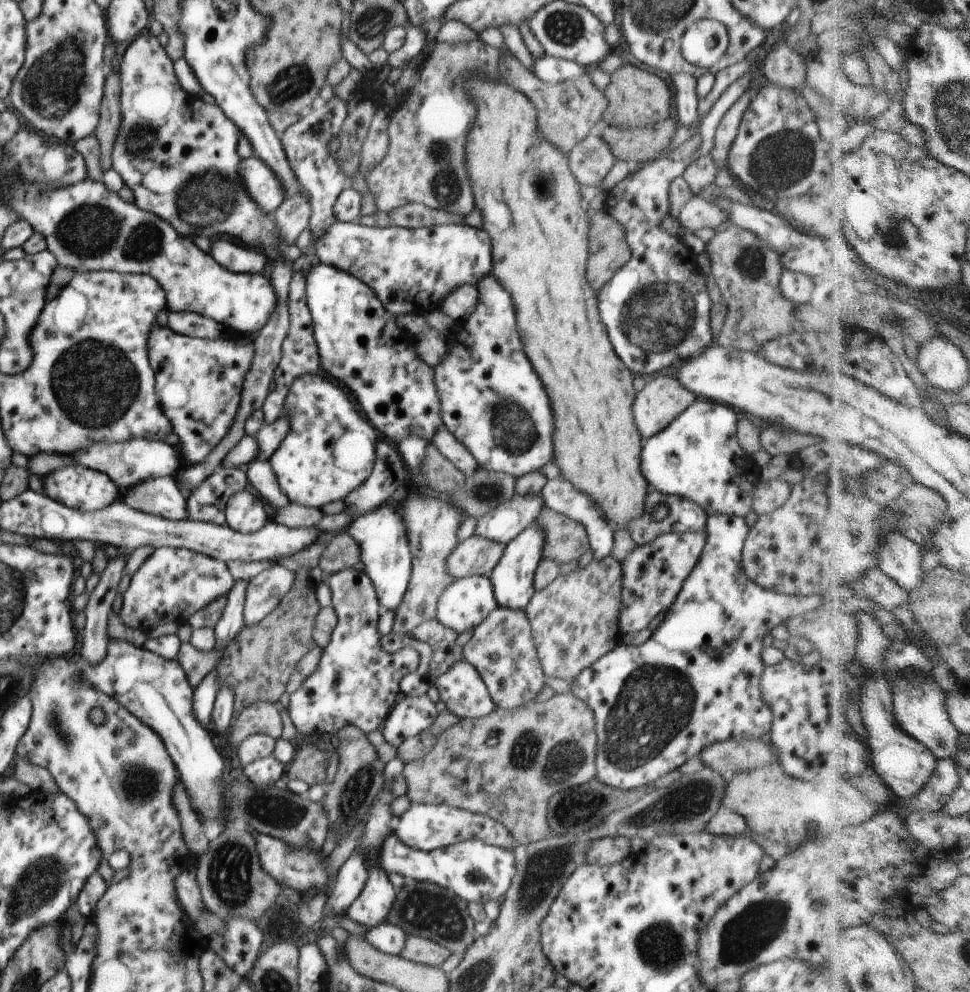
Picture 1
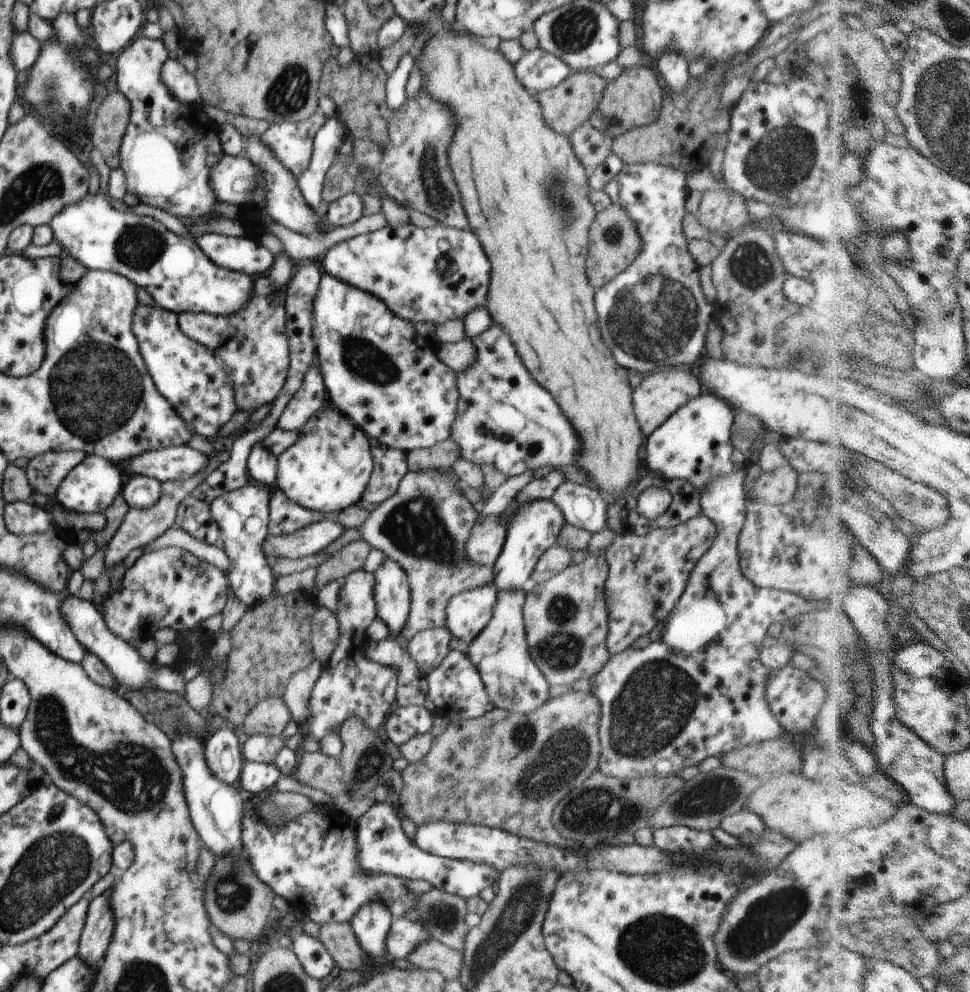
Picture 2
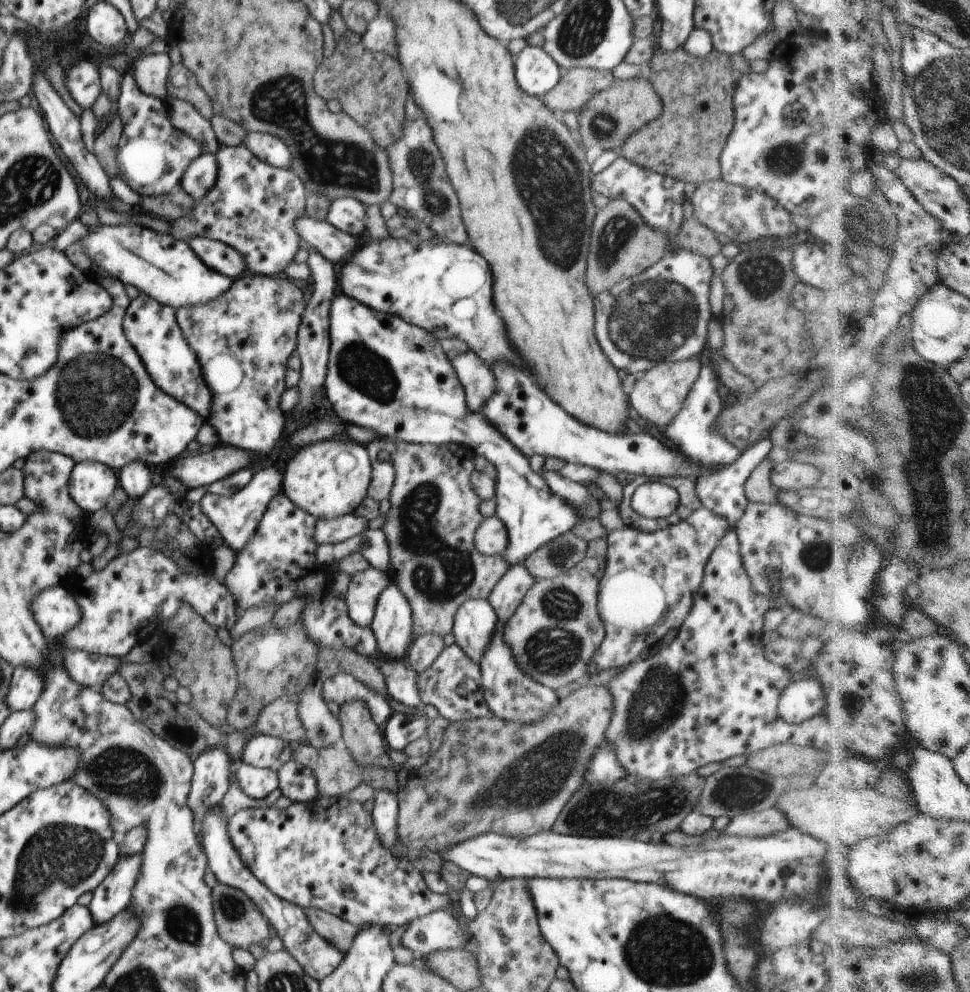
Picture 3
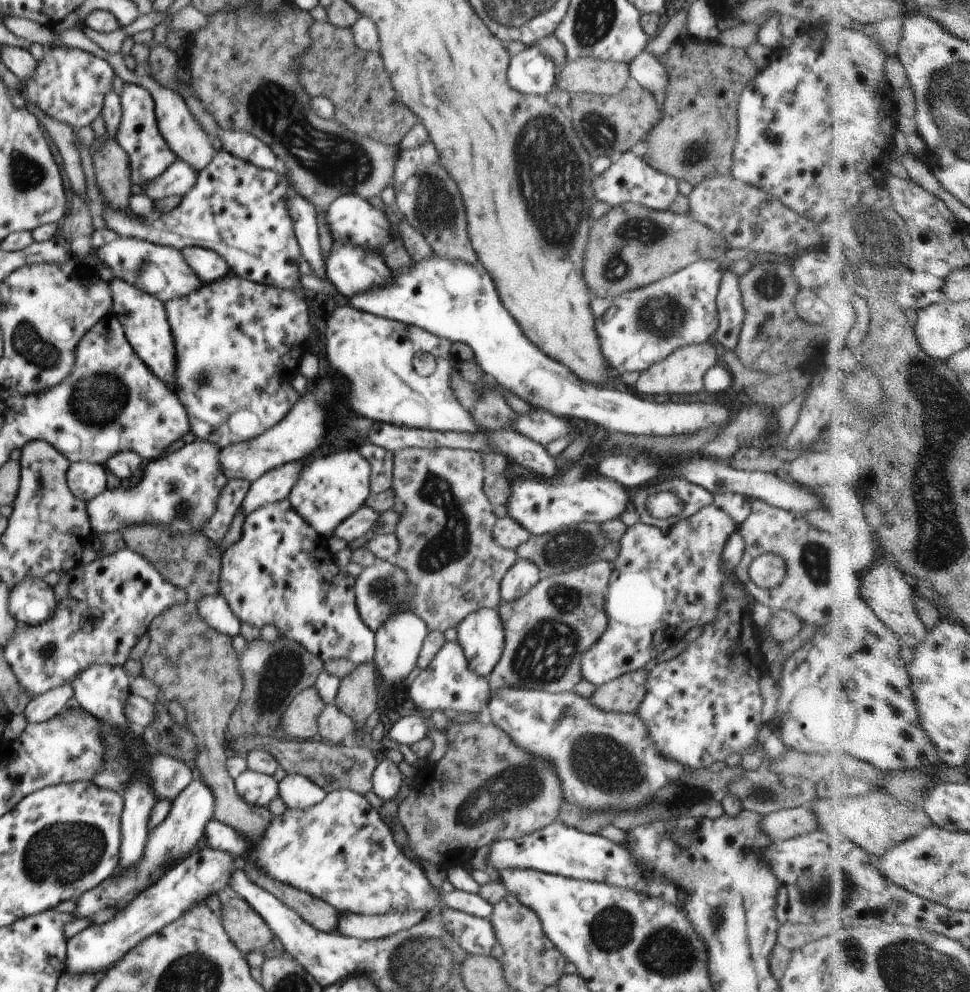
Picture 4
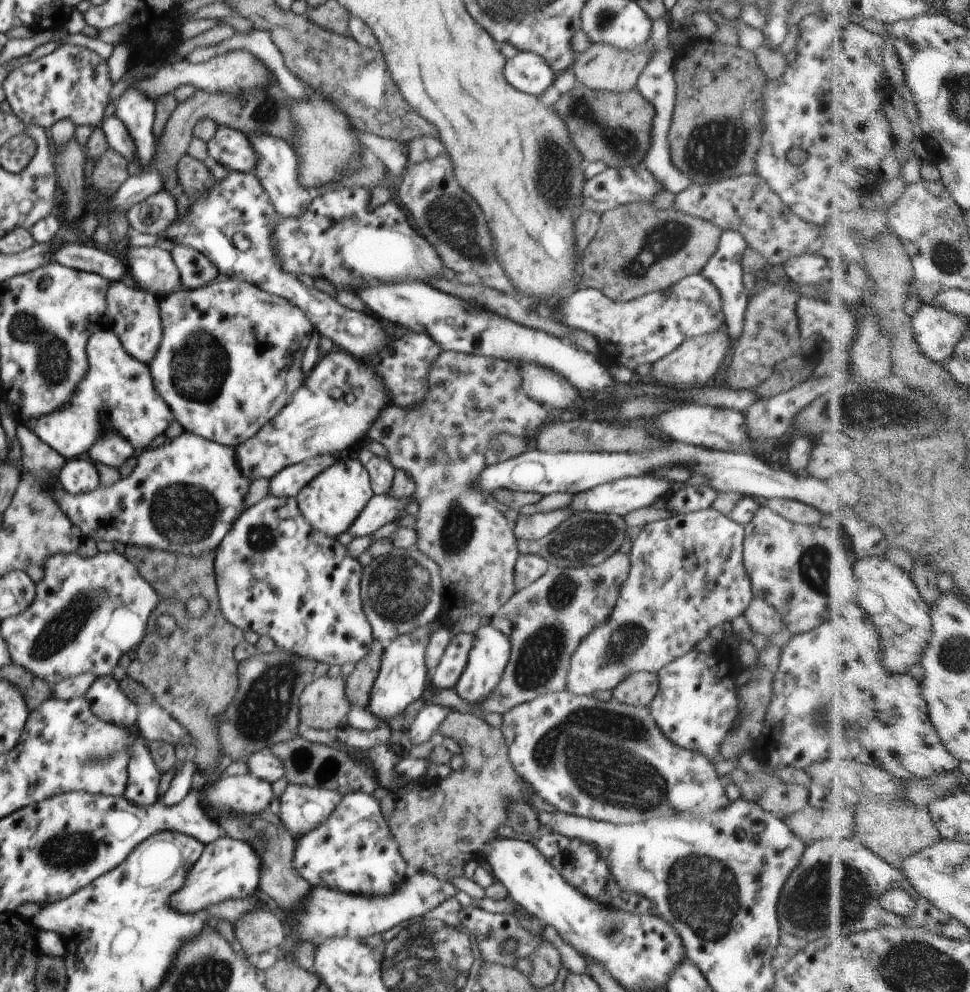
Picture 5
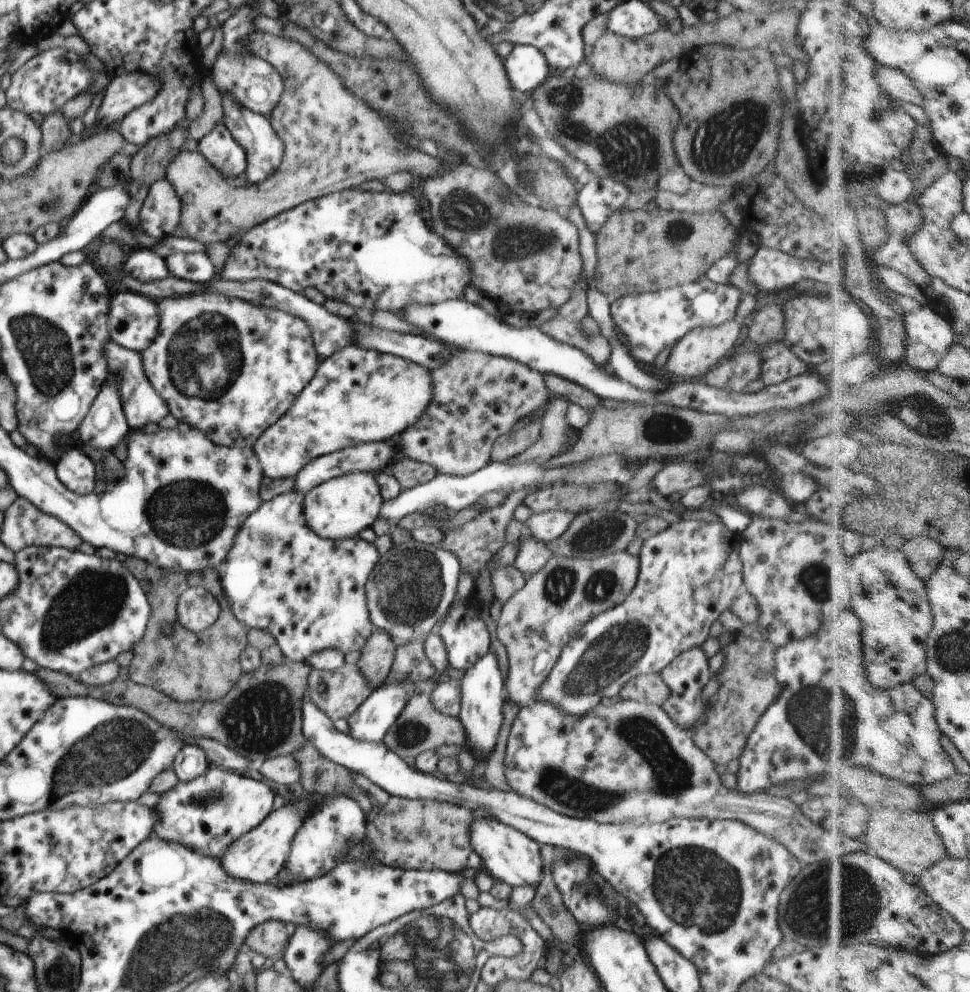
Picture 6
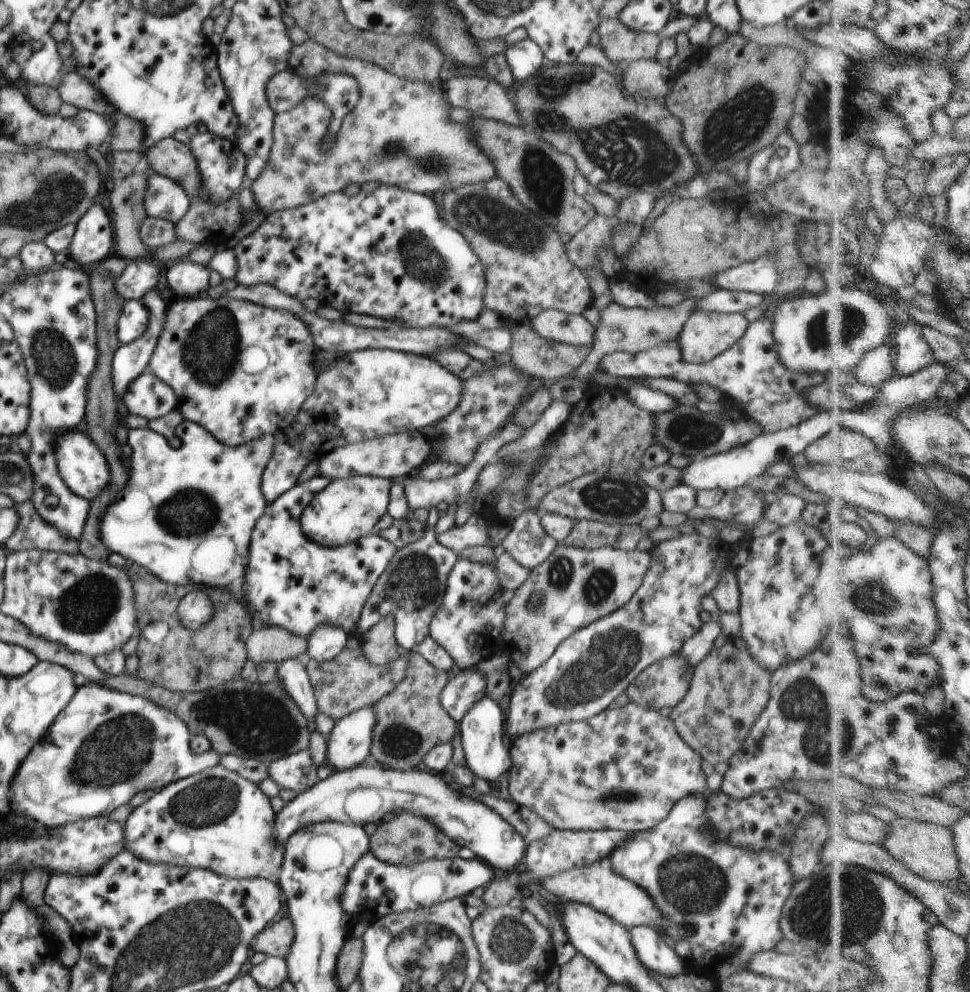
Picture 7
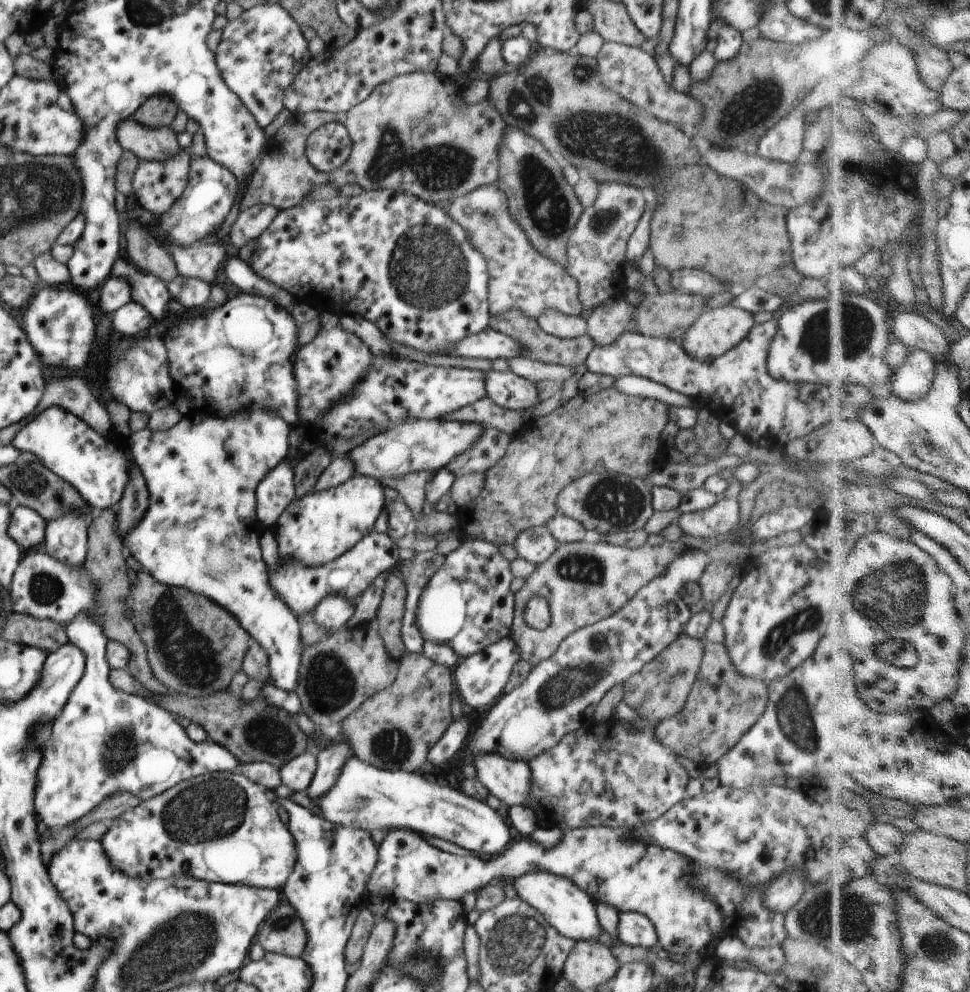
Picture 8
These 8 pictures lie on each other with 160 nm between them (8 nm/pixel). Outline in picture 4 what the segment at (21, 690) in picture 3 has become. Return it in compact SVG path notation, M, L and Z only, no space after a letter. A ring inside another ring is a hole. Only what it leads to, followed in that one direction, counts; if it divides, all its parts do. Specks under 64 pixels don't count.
M127 548L110 556L100 556L91 564L78 564L74 569L65 571L52 590L56 594L56 610L50 620L38 626L20 623L18 632L14 632L2 653L18 680L18 686L31 697L71 684L78 672L84 672L90 664L123 666L132 649L147 633L150 624L168 608L186 601L184 590L164 580L150 559ZM222 594L202 596L197 603L199 617L214 630L230 638L240 633L242 623L230 609Z

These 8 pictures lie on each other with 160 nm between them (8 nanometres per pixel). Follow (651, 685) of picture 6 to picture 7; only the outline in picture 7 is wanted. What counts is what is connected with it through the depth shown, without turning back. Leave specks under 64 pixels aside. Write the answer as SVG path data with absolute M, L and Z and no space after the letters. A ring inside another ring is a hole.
M678 653L646 667L627 688L632 703L657 710L676 706L687 694L693 668Z

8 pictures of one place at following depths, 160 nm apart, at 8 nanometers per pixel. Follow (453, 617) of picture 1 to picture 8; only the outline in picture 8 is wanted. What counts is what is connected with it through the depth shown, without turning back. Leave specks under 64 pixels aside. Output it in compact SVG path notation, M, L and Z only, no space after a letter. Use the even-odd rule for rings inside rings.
M481 753L472 758L477 779L506 806L528 806L532 771L524 761L510 760L498 753Z

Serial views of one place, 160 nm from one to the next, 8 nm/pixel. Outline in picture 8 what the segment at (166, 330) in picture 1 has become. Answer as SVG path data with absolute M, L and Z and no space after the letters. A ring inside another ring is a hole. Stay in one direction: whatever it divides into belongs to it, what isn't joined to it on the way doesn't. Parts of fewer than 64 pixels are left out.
M130 301L111 315L111 326L127 337L144 335L153 325L153 316L136 301Z

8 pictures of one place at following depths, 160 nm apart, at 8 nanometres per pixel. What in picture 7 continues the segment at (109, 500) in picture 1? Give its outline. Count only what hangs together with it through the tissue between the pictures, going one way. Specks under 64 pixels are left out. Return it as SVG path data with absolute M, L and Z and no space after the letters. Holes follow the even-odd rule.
M77 429L58 435L54 452L60 476L74 494L93 501L109 485L111 472L106 457L86 432Z

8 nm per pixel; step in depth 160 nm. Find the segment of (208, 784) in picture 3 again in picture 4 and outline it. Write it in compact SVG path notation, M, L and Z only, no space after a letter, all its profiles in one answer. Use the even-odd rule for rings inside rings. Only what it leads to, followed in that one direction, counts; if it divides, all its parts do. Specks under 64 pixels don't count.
M202 778L194 780L174 799L164 821L149 832L144 858L140 860L140 864L134 870L124 872L122 876L111 875L98 887L84 892L80 898L76 899L76 910L72 914L76 919L90 918L93 924L105 924L108 920L112 920L140 892L155 884L165 874L164 870L168 870L170 862L182 860L186 854L190 854L196 848L198 840L204 835L206 824L210 824L215 818L214 806L216 806L216 798L210 786Z

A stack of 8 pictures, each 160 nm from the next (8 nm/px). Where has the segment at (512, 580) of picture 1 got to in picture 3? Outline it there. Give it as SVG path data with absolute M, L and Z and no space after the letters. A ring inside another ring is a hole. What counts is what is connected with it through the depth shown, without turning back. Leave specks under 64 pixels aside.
M344 294L335 296L332 299L329 308L329 359L327 362L327 373L325 376L325 394L332 403L332 406L338 414L340 414L340 420L342 422L354 423L360 427L367 428L367 431L374 431L375 435L380 435L382 440L392 440L392 442L404 442L404 443L418 443L426 444L430 443L433 445L445 445L448 443L455 442L456 444L462 445L470 450L476 452L477 455L484 457L489 460L497 470L496 481L496 511L495 515L502 520L506 530L508 531L508 546L504 552L505 559L509 562L509 566L524 563L525 558L532 554L537 548L540 548L543 544L549 543L551 540L557 538L566 531L570 531L575 527L578 521L582 521L579 512L561 496L555 495L550 487L546 484L542 474L538 474L532 470L529 463L529 457L522 454L505 436L479 411L471 412L466 405L466 395L464 387L456 374L453 367L453 362L448 359L442 347L440 341L434 338L432 334L426 332L423 328L416 325L408 324L402 317L398 315L391 315L390 313L378 312L377 310L368 308L366 305L360 304L357 300L350 298Z

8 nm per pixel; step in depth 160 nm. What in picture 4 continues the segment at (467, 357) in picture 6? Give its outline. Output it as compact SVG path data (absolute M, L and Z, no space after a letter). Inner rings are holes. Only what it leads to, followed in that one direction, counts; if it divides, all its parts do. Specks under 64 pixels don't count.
M457 359L452 363L453 369L451 372L451 382L458 402L462 404L462 408L466 408L474 420L478 420L478 424L482 428L488 428L488 430L510 429L510 420L512 420L512 414L514 411L508 402L506 402L506 396L502 392L502 386L492 378L488 376L478 364L476 360L460 360ZM407 447L393 454L392 488L396 498L404 504L394 534L398 538L395 565L406 572L414 586L408 608L427 626L429 631L446 631L457 625L478 608L497 609L501 604L502 578L517 562L515 550L498 546L492 538L496 524L493 506L482 490L486 472L480 452L466 449Z

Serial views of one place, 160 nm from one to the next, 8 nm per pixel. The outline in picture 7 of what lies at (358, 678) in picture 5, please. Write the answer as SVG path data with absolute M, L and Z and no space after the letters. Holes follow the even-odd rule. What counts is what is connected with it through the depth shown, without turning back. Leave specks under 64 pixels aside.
M383 616L360 637L360 642L363 653L372 664L384 665L392 661L401 652L395 639L395 618Z

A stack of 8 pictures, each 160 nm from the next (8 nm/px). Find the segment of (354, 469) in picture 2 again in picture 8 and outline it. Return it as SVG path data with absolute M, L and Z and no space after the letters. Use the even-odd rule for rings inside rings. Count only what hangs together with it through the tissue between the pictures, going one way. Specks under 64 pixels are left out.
M356 474L336 488L296 497L271 528L280 558L314 567L348 552L374 530L376 519L386 506L383 488L374 478Z

